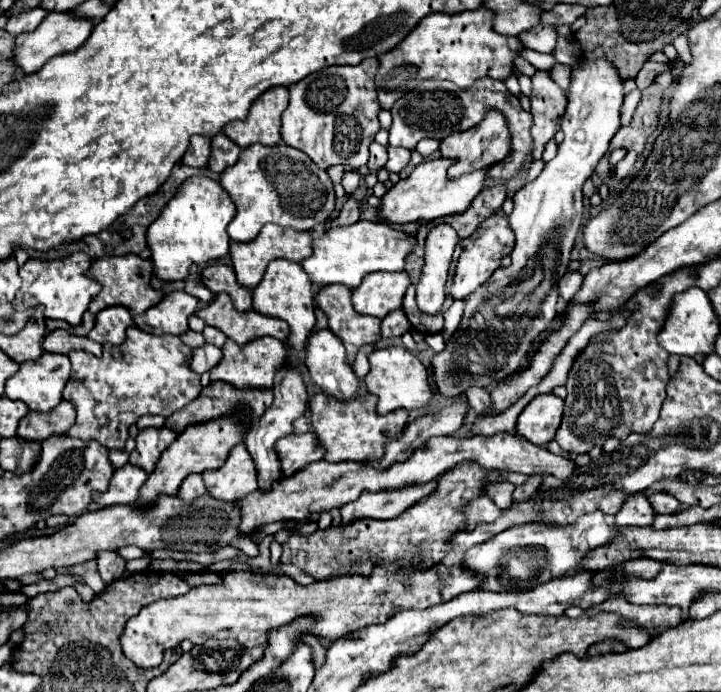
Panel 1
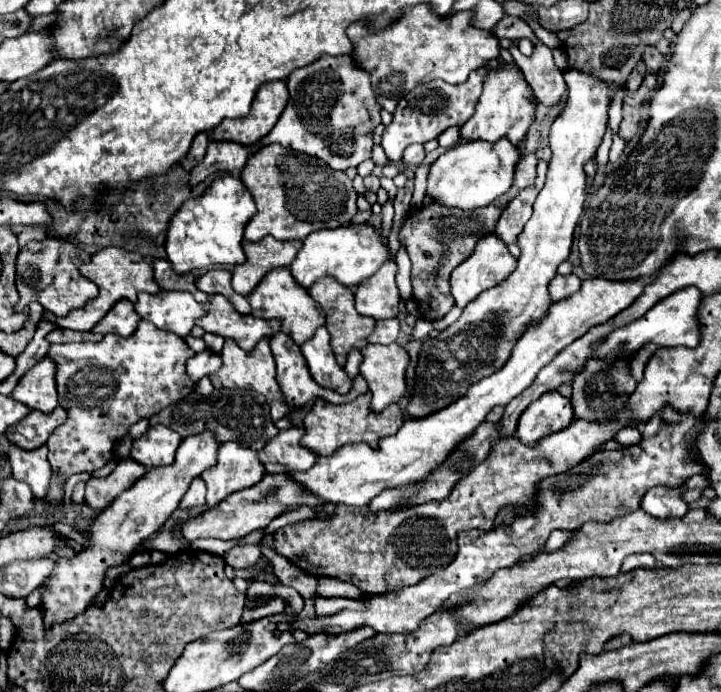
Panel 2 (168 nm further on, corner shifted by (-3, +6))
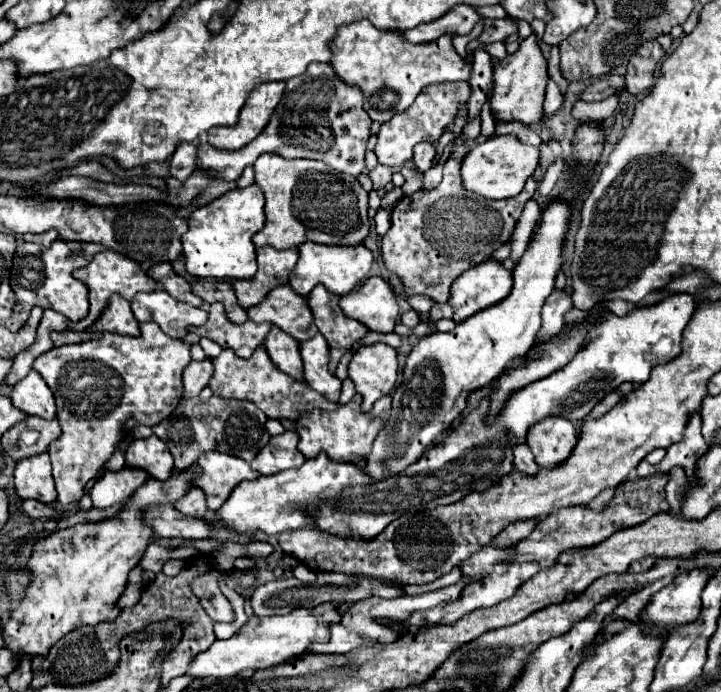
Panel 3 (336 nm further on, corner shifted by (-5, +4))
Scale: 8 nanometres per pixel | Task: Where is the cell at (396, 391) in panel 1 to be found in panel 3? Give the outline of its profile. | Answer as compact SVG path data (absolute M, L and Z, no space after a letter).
M362 345L348 363L348 377L356 393L362 395L362 411L370 411L374 401L390 395L398 379L398 359L390 345Z

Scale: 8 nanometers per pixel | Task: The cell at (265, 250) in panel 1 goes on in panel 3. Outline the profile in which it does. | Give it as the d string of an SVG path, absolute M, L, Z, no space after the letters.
M262 247L258 253L258 273L248 281L234 281L234 293L238 297L238 305L248 309L258 305L274 287L286 285L288 277L298 261L296 249L276 251L274 247Z

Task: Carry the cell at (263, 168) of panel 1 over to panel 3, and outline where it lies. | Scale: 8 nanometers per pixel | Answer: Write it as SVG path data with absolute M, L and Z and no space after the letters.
M264 153L254 163L256 183L264 191L266 197L266 227L254 235L256 247L274 247L274 249L290 249L298 247L306 241L322 243L322 245L360 245L370 233L370 219L368 219L368 193L360 187L358 179L340 171L330 169L322 161L308 161L308 159L284 159L280 155Z

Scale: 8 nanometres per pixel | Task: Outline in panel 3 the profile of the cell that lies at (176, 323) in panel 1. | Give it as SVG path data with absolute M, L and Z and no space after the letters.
M152 291L152 293L140 293L132 299L132 313L134 317L144 321L154 321L164 329L170 337L182 339L190 325L204 325L208 319L208 313L204 309L192 307L188 303L176 301L166 291Z

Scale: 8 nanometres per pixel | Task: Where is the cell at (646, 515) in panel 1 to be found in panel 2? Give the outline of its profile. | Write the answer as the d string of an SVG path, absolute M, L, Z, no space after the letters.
M656 486L642 498L640 508L654 517L682 517L688 504L680 498L678 489Z

